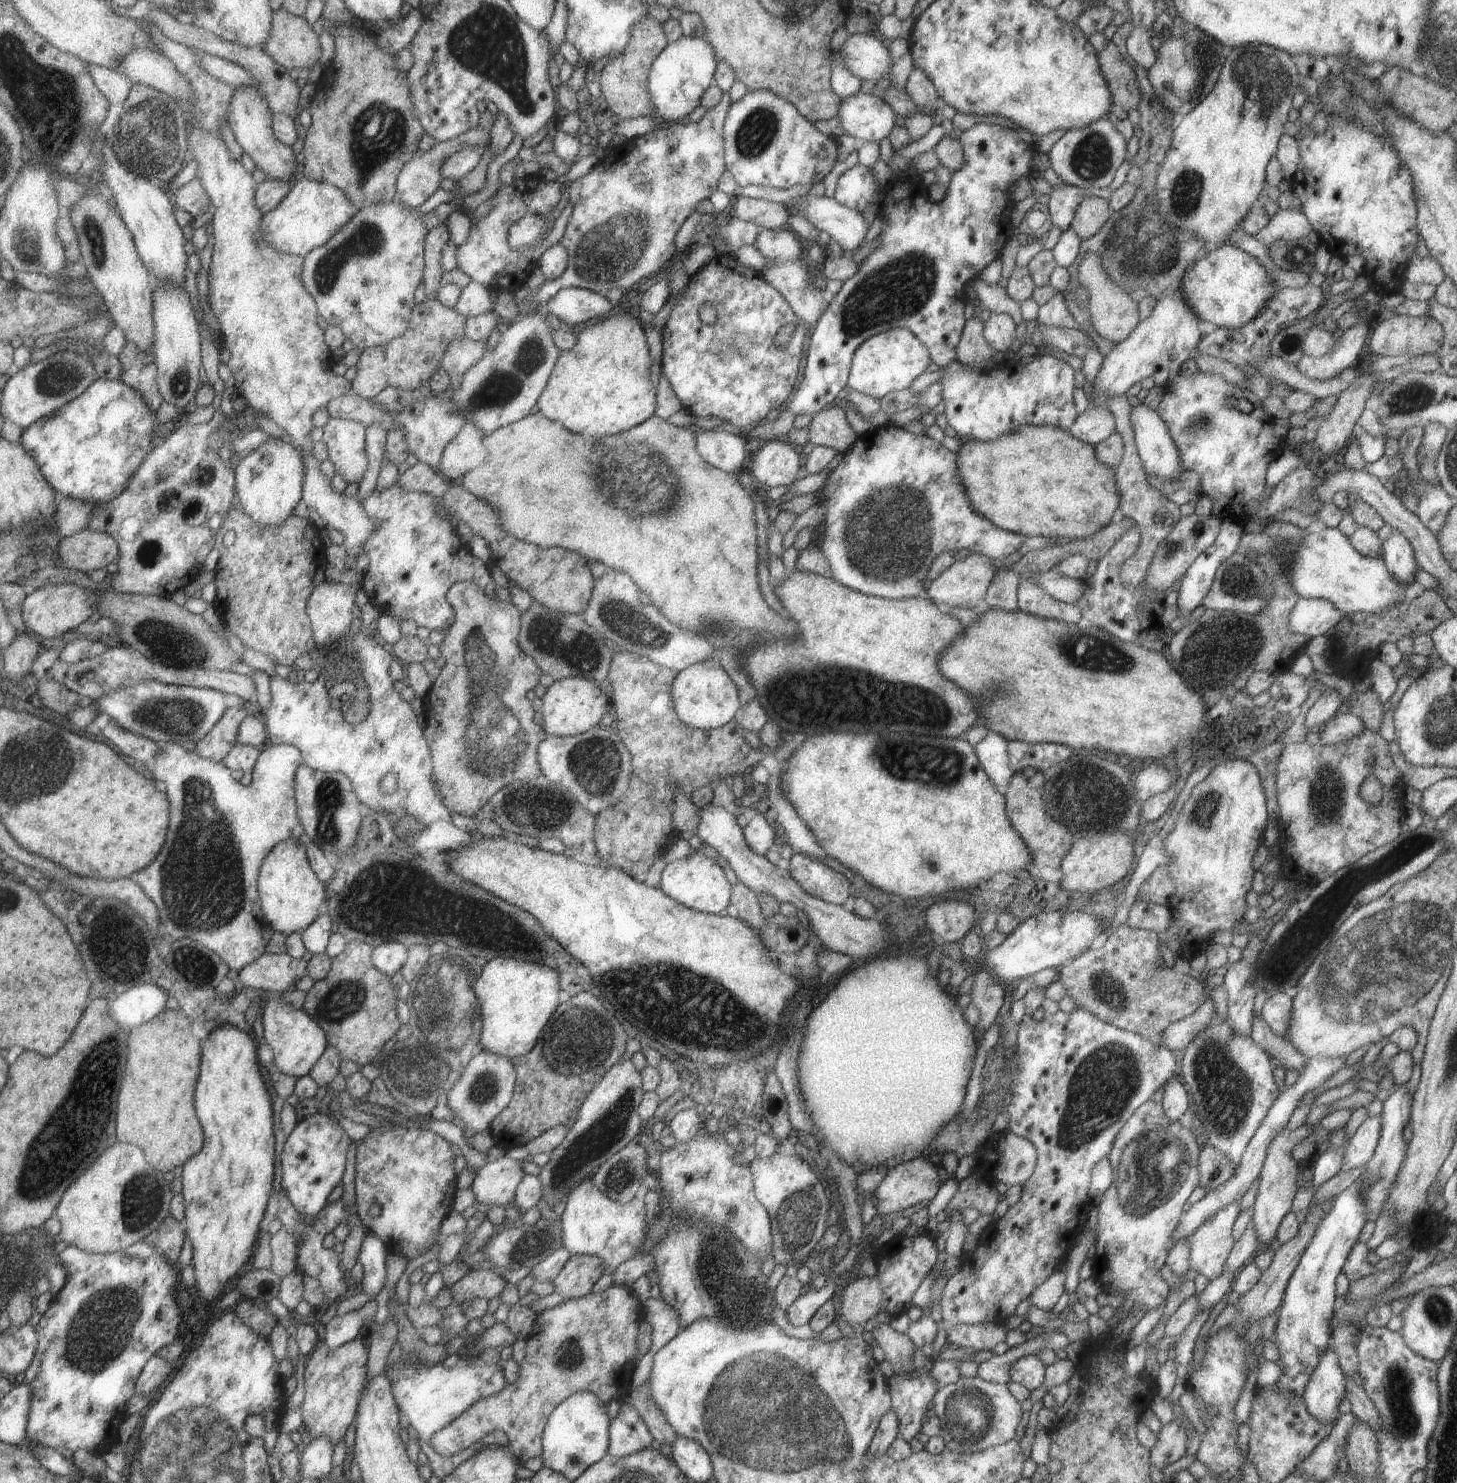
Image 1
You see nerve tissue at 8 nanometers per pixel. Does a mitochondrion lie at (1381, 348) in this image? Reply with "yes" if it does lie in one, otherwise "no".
no

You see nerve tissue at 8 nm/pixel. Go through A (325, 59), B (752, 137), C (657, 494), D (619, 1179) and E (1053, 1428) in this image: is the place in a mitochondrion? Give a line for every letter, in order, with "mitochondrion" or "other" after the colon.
A: other
B: mitochondrion
C: mitochondrion
D: mitochondrion
E: other

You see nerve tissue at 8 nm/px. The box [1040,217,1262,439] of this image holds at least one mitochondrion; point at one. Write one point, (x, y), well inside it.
(1141, 257)

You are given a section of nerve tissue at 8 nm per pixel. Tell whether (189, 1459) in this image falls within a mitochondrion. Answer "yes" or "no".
yes

